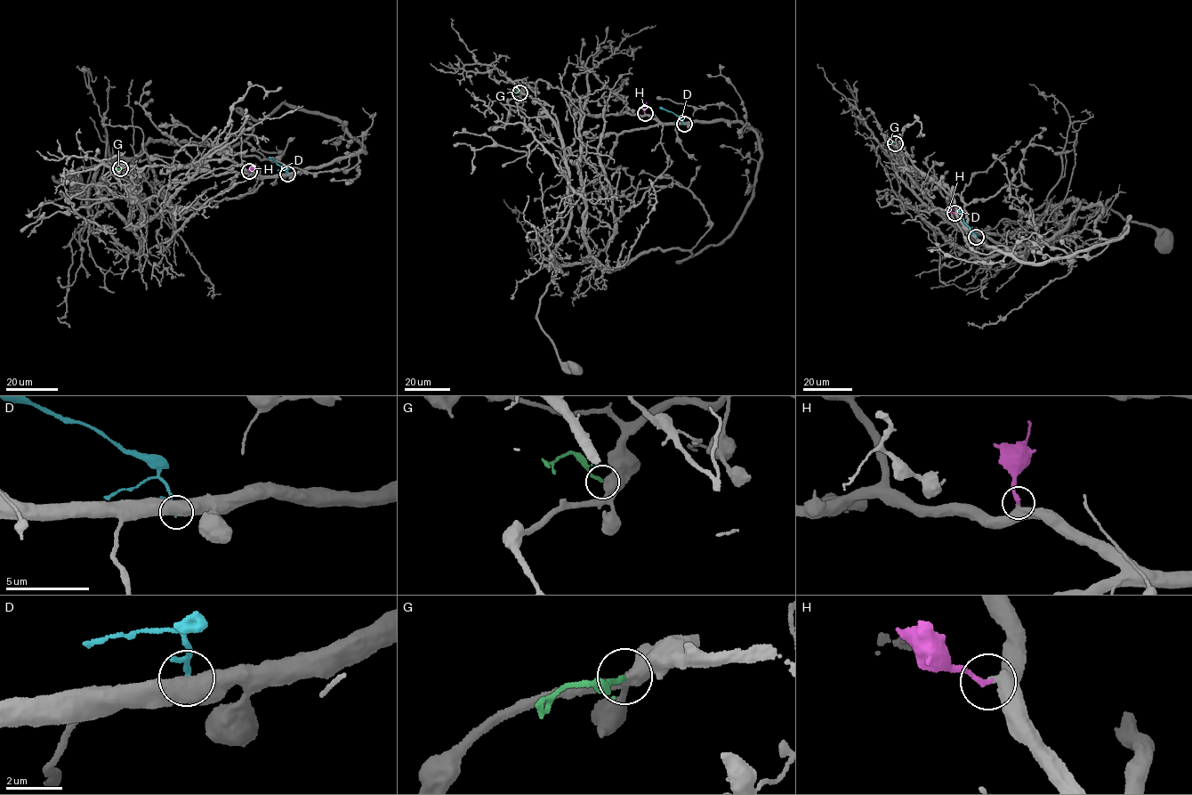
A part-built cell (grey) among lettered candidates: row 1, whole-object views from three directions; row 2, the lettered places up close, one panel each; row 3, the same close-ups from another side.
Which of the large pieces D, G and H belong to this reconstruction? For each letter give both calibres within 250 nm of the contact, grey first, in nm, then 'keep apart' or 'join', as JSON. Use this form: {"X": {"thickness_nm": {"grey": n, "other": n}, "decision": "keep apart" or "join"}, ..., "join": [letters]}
{"D": {"thickness_nm": {"grey": 550, "other": 180}, "decision": "keep apart"}, "G": {"thickness_nm": {"grey": 480, "other": 170}, "decision": "keep apart"}, "H": {"thickness_nm": {"grey": 460, "other": 200}, "decision": "join"}, "join": ["H"]}

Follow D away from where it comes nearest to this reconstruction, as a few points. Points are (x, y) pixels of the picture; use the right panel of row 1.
D: (976, 237), (963, 221), (959, 208)

